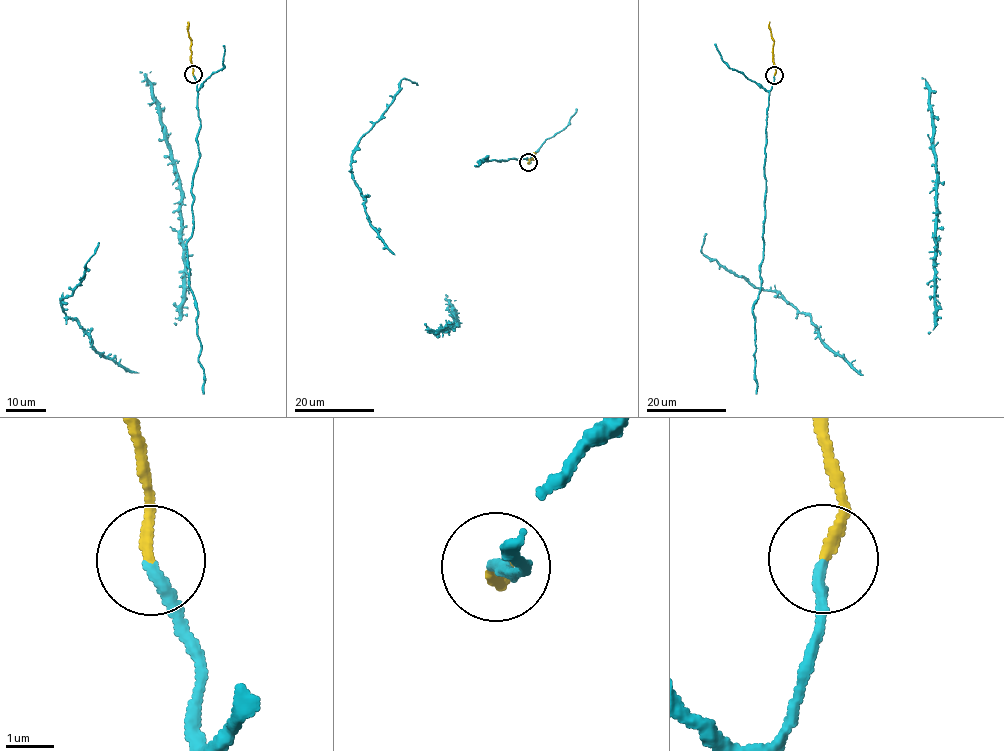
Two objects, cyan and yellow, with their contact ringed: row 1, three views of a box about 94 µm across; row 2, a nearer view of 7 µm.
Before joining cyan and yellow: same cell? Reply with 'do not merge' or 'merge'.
merge

